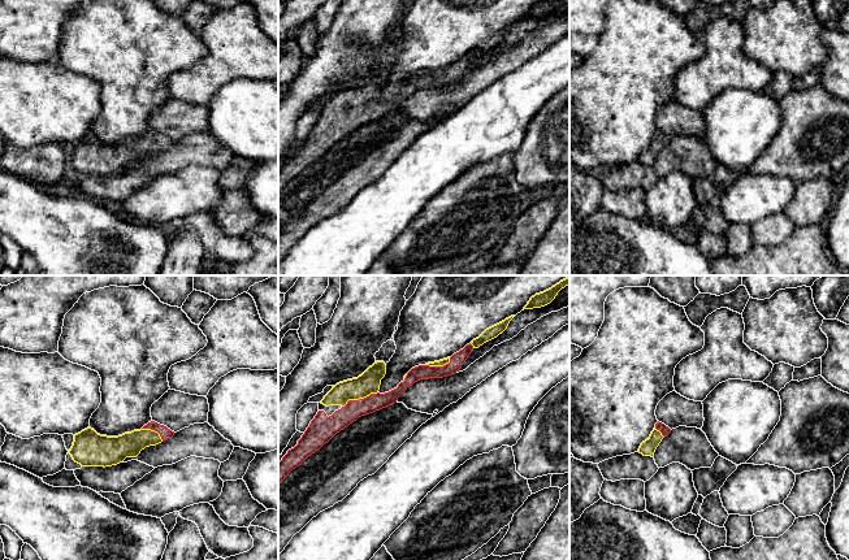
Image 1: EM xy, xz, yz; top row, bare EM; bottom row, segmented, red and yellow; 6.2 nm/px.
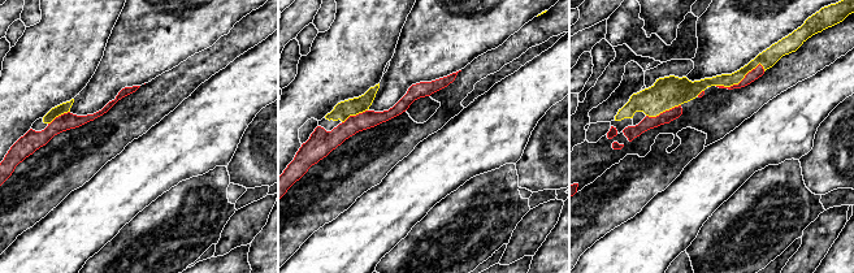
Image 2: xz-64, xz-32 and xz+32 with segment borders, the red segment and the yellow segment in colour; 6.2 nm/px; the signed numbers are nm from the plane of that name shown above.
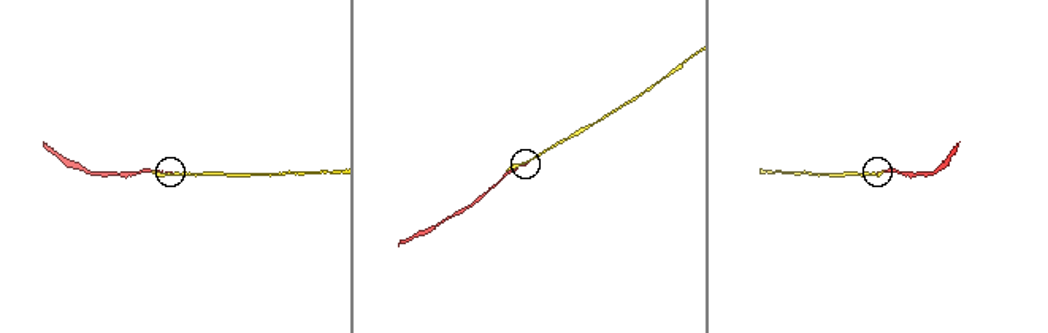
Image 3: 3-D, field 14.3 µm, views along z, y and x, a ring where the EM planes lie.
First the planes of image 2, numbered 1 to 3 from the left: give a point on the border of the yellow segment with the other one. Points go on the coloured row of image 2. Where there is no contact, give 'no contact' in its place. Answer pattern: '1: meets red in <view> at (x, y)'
1: meets red in xz-64 at (59, 116)
2: meets red in xz-32 at (354, 116)
3: meets red in xz+32 at (741, 81)

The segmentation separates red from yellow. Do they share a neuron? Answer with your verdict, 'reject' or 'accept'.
accept

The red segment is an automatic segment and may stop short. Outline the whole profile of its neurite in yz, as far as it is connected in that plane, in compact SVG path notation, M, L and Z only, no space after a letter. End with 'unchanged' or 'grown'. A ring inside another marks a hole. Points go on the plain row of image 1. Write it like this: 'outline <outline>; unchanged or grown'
outline M657 131L654 139L651 140L650 146L641 152L638 161L644 165L654 165L654 161L662 148L671 142L671 138L662 131Z; grown

